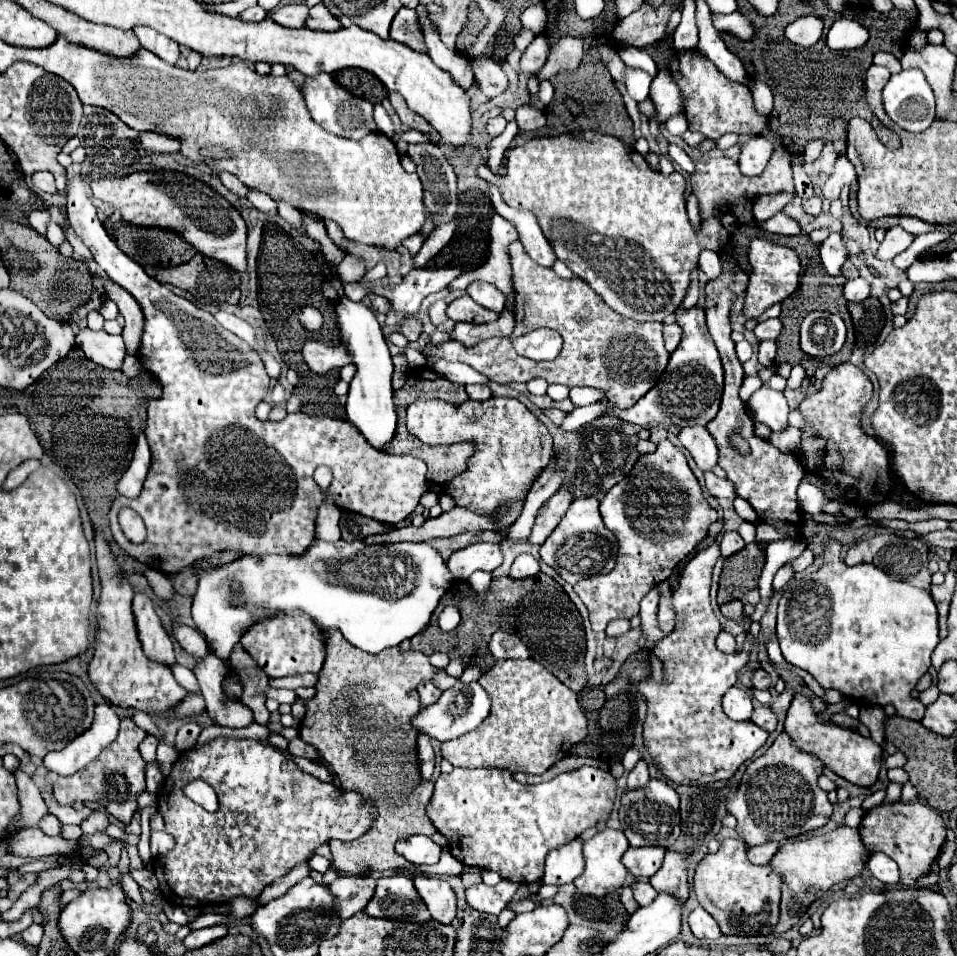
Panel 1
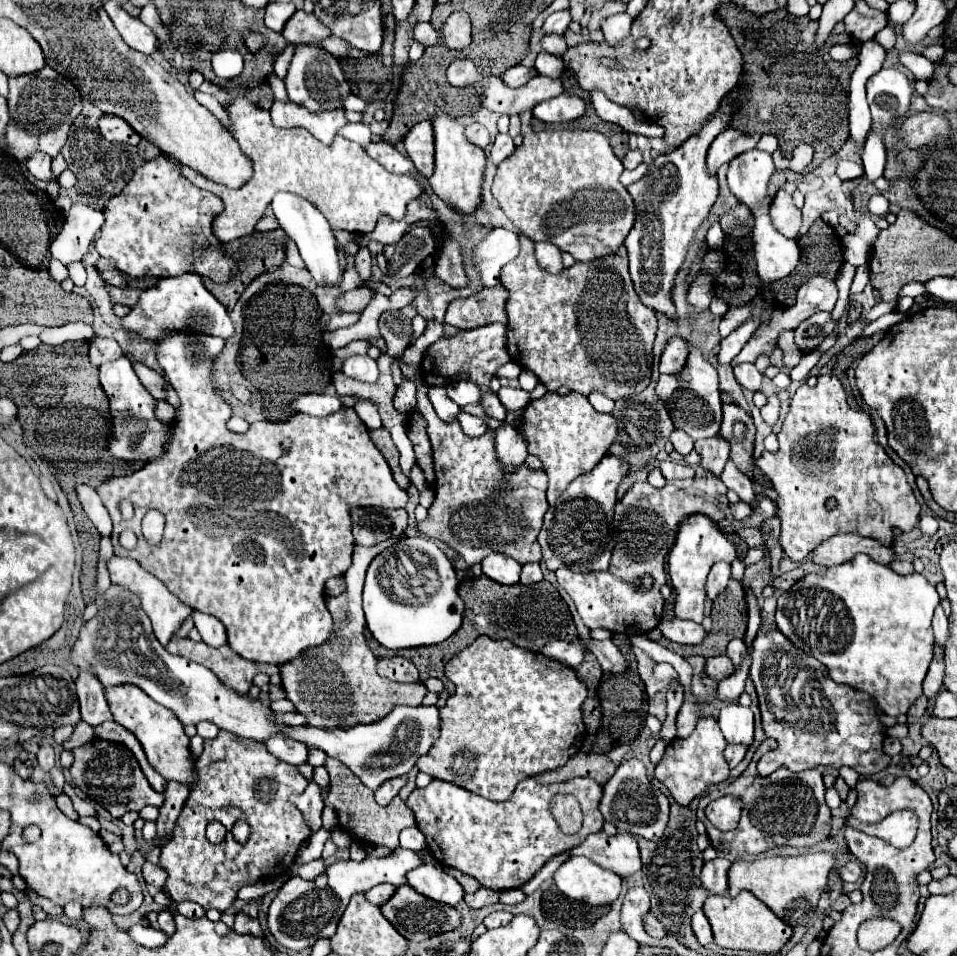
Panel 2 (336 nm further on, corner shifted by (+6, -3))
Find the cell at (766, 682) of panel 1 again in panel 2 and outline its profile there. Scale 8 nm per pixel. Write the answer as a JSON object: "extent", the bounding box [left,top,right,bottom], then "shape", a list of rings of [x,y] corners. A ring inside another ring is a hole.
{"extent":[707,655,735,681],"shape":[[[727,655],[707,659],[707,675],[709,675],[713,681],[723,681],[723,679],[727,679],[733,671],[735,671],[735,669],[733,669],[733,661],[731,661]]]}

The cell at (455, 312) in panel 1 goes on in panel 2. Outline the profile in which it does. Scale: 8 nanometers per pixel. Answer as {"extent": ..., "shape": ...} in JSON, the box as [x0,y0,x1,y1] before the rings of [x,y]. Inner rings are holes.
{"extent":[445,285,507,329],"shape":[[[503,285],[481,289],[471,297],[451,301],[445,313],[445,323],[457,329],[475,329],[489,323],[507,323],[505,301],[507,291]]]}

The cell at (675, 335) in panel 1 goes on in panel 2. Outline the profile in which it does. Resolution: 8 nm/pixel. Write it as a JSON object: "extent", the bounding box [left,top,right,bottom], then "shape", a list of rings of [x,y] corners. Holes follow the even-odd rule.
{"extent":[659,337,687,373],"shape":[[[671,337],[661,353],[661,363],[659,363],[659,371],[661,373],[675,373],[681,371],[681,367],[685,365],[687,359],[687,345],[681,337]]]}

